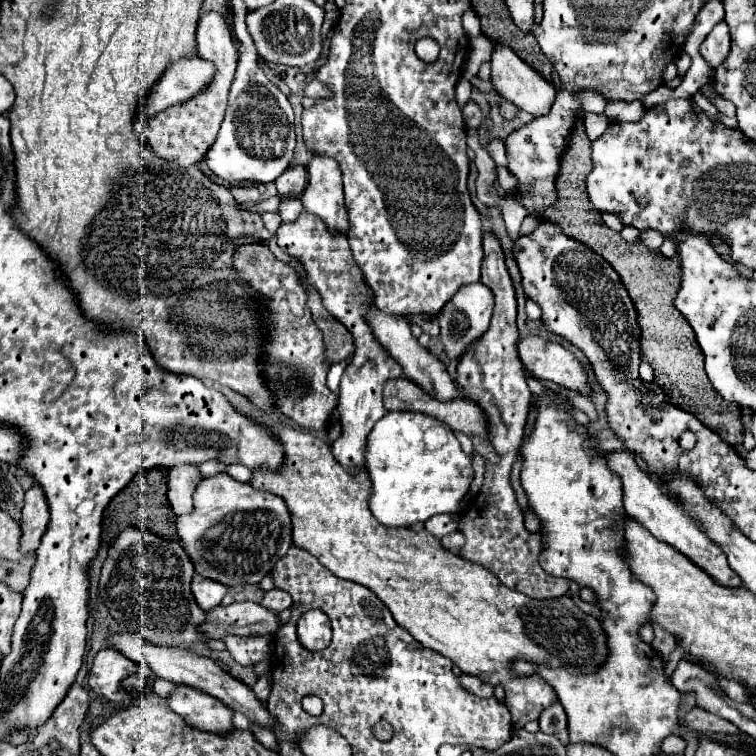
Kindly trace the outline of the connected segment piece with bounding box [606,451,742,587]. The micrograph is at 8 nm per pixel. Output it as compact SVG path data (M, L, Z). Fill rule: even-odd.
M616 451L616 453L608 453L606 459L608 459L610 469L624 483L624 509L632 519L636 519L642 527L646 527L658 541L664 541L664 543L672 545L676 551L680 551L682 555L686 555L694 565L704 569L718 585L724 585L724 587L740 587L742 585L742 579L728 567L728 561L726 561L726 555L722 553L722 549L718 549L718 545L714 545L710 539L704 537L704 533L696 525L696 521L692 517L686 517L686 513L680 509L680 505L664 493L664 489L660 487L660 483L656 479L652 479L648 473L638 469L632 453Z

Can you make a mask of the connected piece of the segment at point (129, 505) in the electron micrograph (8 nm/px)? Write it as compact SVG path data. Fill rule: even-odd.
M144 471L138 473L106 507L104 511L104 537L102 541L106 545L112 545L112 541L126 529L126 527L138 527L142 531L150 531L158 537L164 537L168 541L176 541L176 529L174 529L174 513L168 507L166 501L166 473L164 471Z

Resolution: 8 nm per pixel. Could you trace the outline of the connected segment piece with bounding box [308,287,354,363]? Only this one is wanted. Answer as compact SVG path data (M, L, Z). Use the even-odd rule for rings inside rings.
M314 287L308 289L308 307L312 311L314 323L324 333L328 361L330 363L338 363L338 361L350 357L354 353L354 341L350 337L350 331L324 309L322 299L314 291Z

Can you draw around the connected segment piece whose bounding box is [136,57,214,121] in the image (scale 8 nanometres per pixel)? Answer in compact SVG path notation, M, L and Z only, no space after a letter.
M190 57L184 61L172 63L162 77L152 85L138 105L138 119L150 119L154 113L168 109L190 99L194 93L200 93L206 87L206 81L214 75L214 65L202 61L200 57Z

